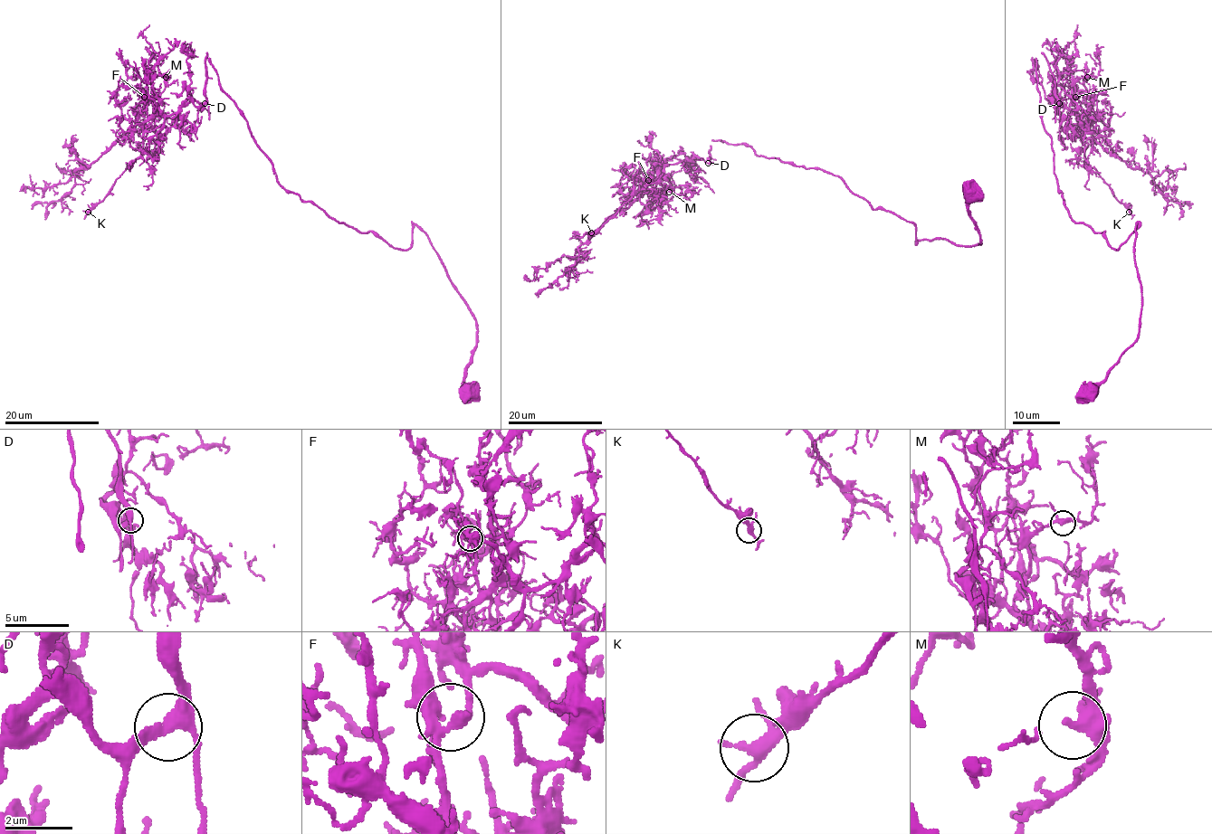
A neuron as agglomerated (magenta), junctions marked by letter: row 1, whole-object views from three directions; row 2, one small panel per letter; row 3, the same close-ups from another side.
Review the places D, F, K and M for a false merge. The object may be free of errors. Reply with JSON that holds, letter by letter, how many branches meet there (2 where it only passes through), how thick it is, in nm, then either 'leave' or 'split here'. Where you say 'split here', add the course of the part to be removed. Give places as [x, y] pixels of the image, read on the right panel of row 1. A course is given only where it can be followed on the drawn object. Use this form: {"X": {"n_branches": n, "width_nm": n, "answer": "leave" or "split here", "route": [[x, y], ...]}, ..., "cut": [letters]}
{"D": {"n_branches": 3, "width_nm": 300, "answer": "leave"}, "F": {"n_branches": 3, "width_nm": 280, "answer": "leave"}, "K": {"n_branches": 3, "width_nm": 280, "answer": "leave"}, "M": {"n_branches": 3, "width_nm": 320, "answer": "leave"}, "cut": []}

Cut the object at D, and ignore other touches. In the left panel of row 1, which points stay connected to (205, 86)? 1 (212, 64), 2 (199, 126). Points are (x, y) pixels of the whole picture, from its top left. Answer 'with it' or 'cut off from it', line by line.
1: with it
2: cut off from it

